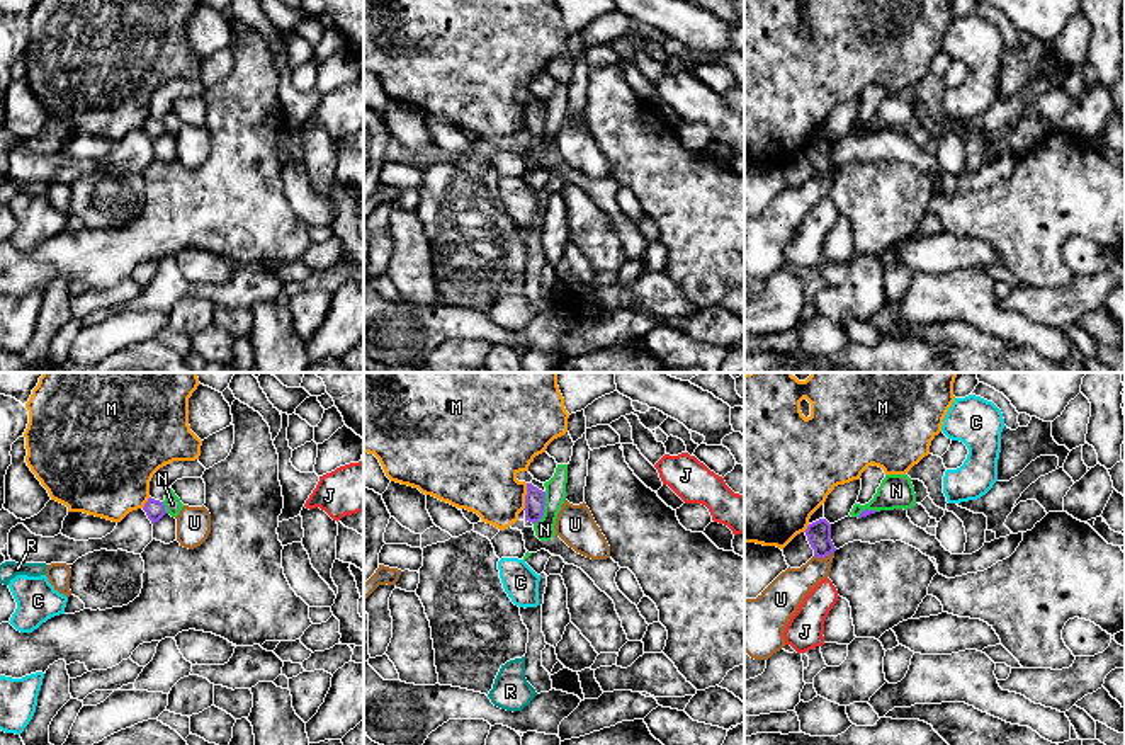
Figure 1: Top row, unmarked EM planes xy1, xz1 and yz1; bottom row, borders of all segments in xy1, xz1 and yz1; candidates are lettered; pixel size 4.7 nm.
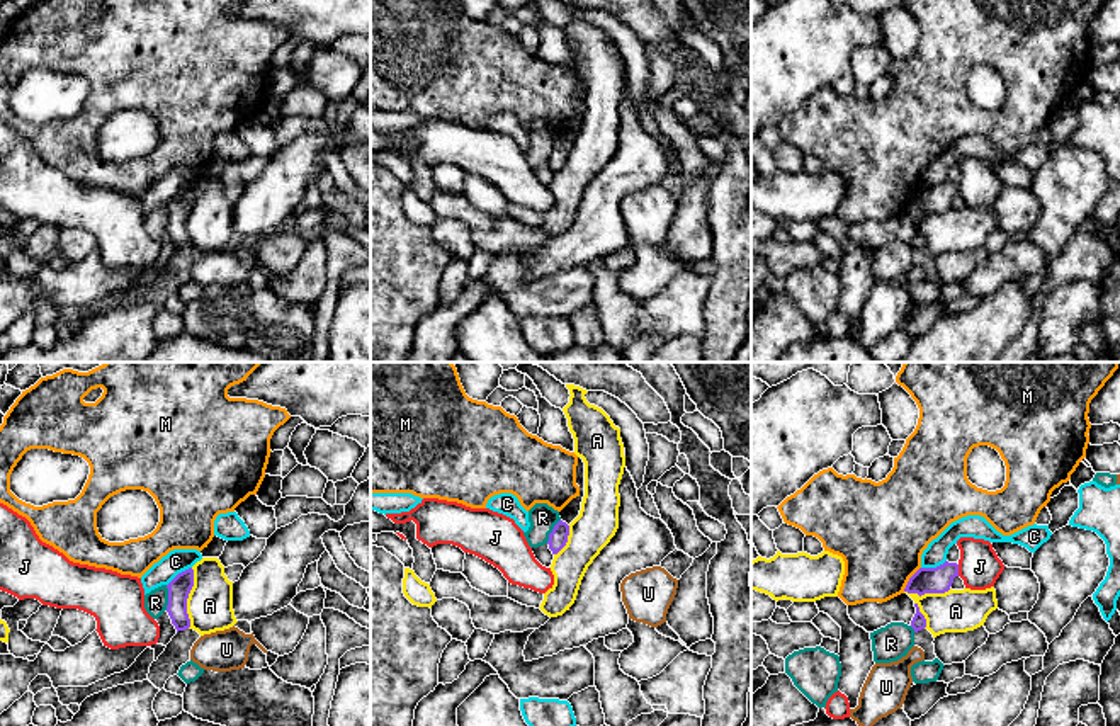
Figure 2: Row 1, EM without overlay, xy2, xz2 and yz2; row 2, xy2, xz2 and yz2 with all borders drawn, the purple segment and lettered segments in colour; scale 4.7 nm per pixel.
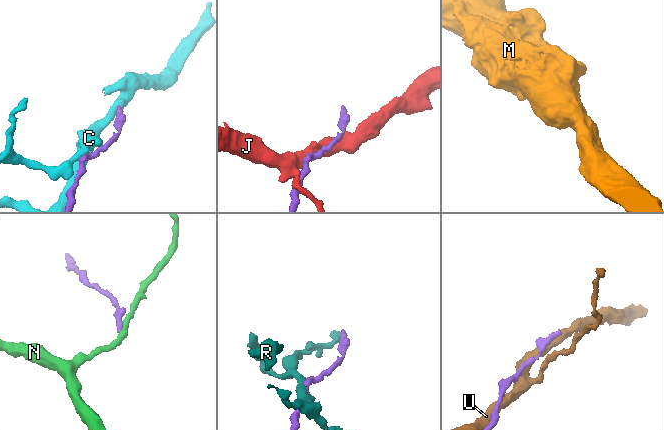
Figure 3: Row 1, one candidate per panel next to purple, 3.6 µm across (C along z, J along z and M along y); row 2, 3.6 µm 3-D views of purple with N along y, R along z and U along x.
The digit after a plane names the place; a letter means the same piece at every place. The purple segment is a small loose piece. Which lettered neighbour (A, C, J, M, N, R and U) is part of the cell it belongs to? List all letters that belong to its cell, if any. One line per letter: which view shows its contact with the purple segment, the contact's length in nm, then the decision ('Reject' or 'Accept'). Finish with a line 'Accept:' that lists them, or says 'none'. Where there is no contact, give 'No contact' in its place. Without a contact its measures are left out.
A: Touches purple in xy2. Shared border 280 nm. Reject
C: Touches purple in xy2. Shared border 150 nm. Reject
J: Touches purple in yz2. Shared border 60 nm. Reject
M: Touches purple in xz1. Shared border 130 nm. Reject
N: Touches purple in xz1. Shared border 170 nm. Reject
R: Touches purple in xy2. Shared border 120 nm. Reject
U: Touches purple in yz1. Shared border 100 nm. Reject
Accept: none

